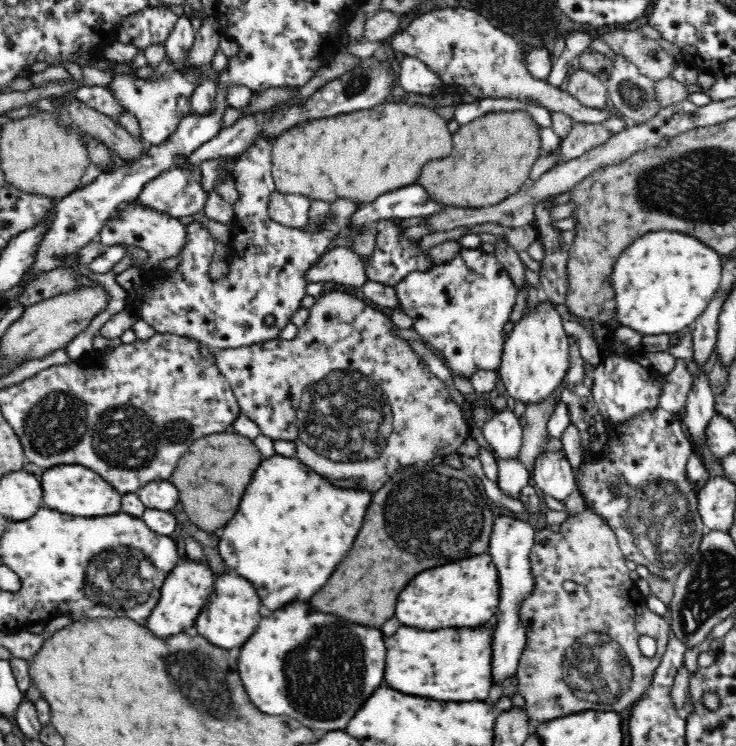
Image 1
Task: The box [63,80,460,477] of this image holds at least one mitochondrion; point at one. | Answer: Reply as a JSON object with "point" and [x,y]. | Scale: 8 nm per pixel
{"point":[347,414]}

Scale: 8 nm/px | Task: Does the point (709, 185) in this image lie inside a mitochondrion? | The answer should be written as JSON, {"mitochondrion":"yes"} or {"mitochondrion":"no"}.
{"mitochondrion":"yes"}

